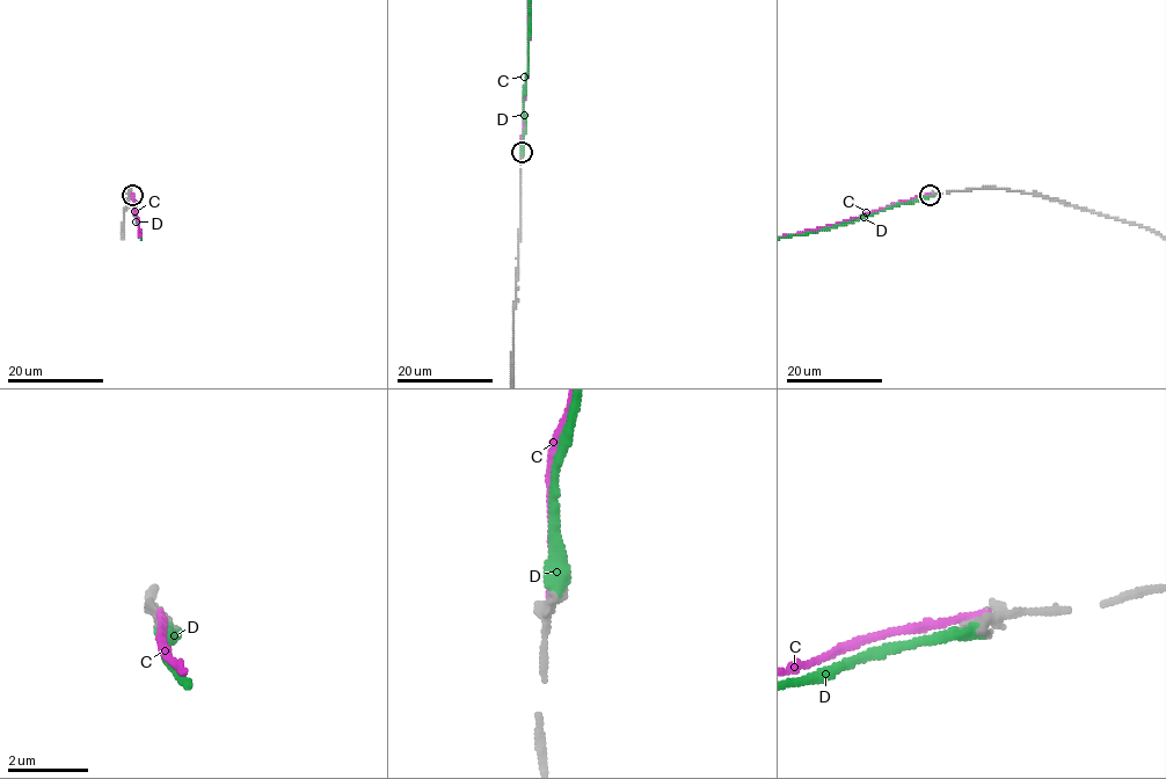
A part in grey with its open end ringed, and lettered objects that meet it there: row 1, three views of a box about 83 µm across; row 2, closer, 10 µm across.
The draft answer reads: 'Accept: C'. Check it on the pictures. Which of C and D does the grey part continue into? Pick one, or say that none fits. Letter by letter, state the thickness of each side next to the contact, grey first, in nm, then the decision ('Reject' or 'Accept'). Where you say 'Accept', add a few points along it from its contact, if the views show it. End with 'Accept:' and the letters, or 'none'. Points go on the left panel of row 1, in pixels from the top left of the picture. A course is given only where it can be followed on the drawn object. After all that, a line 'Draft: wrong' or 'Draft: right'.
C: Thickness 320 nm (grey) against 160 nm. Reject
D: Thickness 320 nm (grey) against 380 nm. Reject
Accept: none
Draft: wrong

